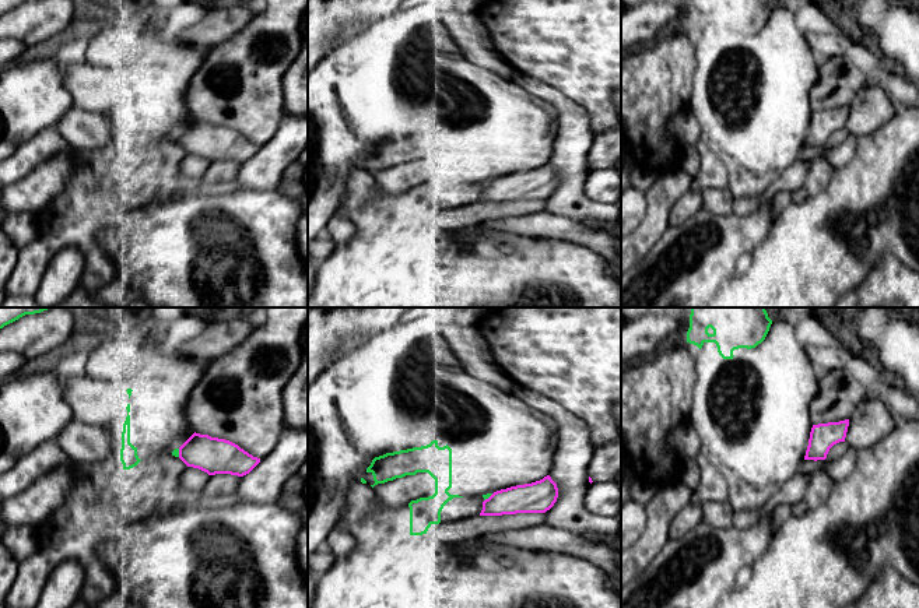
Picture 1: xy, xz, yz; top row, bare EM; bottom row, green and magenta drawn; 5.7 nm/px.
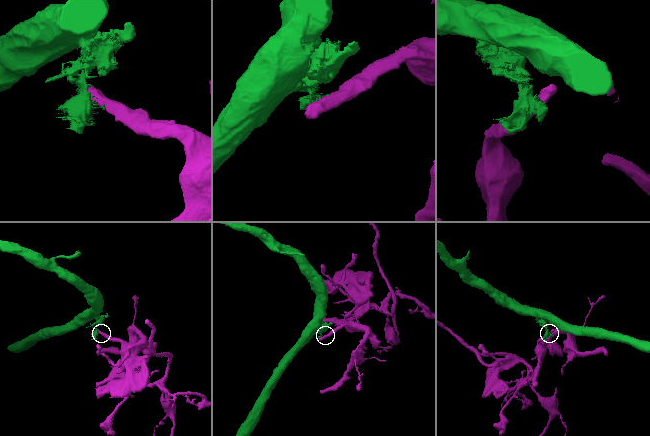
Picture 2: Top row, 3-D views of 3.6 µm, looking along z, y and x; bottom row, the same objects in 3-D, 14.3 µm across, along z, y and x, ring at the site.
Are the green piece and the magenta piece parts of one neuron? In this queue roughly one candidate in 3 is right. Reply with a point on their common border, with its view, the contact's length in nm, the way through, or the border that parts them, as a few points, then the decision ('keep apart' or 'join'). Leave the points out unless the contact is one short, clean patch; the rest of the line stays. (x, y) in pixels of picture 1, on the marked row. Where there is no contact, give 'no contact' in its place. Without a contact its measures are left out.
meets green in xz at (488, 496); contact 70 nm long; border along xz (493, 494), (484, 501); keep apart

